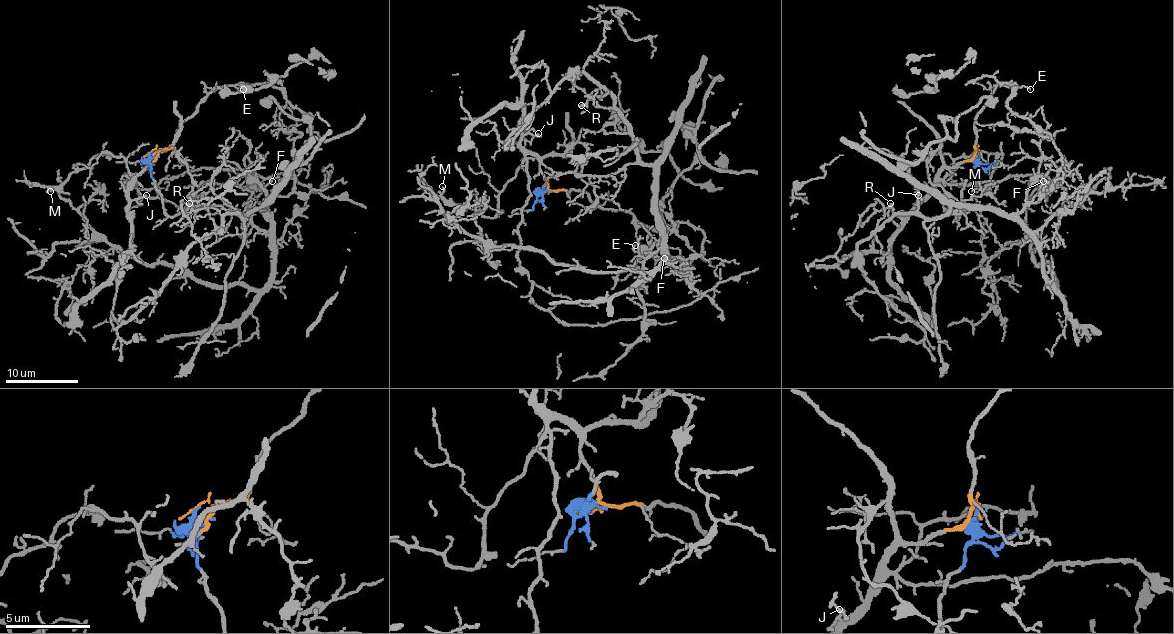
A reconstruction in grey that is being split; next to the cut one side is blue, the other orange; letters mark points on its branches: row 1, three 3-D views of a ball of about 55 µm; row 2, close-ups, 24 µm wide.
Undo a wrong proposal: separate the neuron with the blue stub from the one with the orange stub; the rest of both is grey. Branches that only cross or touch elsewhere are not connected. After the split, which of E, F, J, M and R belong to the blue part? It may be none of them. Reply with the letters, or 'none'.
F, R

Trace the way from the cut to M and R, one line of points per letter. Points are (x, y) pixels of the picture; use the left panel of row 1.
M: (149, 153), (155, 150), (156, 155), (135, 179), (124, 157), (114, 157), (107, 152), (49, 188), (51, 192)
R: (149, 153), (151, 177), (169, 215), (200, 205), (220, 205), (244, 215), (207, 208), (195, 212), (189, 203)

